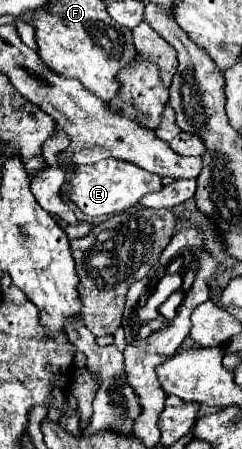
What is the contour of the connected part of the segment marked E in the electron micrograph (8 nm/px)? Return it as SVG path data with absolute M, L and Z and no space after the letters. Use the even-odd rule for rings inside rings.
M104 159L94 165L76 165L72 169L68 197L74 201L88 217L102 217L118 211L126 211L136 207L146 193L154 193L162 189L162 177L150 171L136 167L124 159Z

